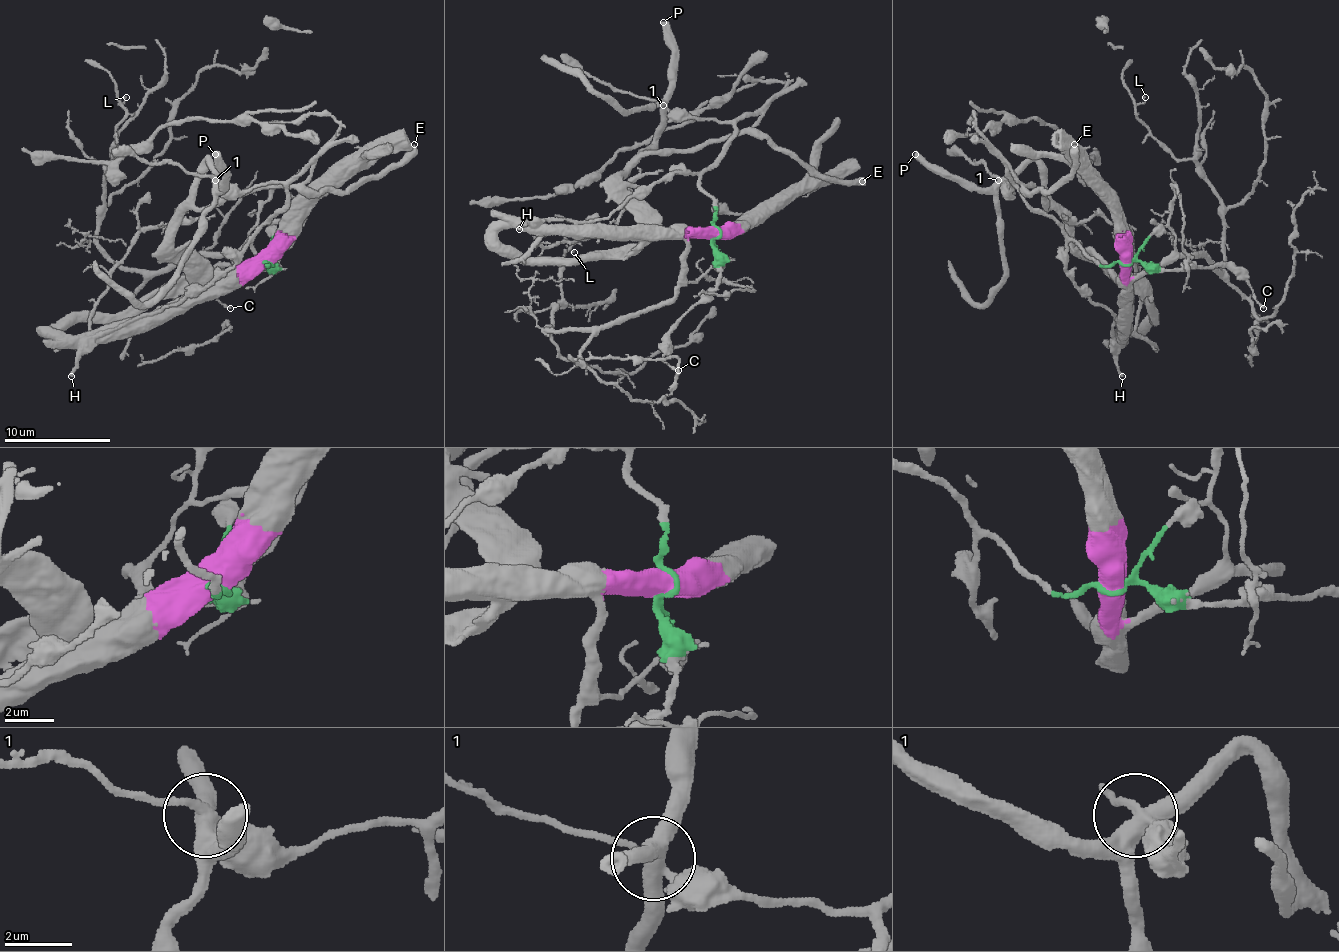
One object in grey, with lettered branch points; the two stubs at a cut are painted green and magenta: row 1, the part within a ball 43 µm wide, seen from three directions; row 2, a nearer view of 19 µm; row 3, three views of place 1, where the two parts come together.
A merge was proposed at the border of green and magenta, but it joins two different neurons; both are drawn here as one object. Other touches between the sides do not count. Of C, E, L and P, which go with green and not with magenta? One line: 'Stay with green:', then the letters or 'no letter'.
Stay with green: C

